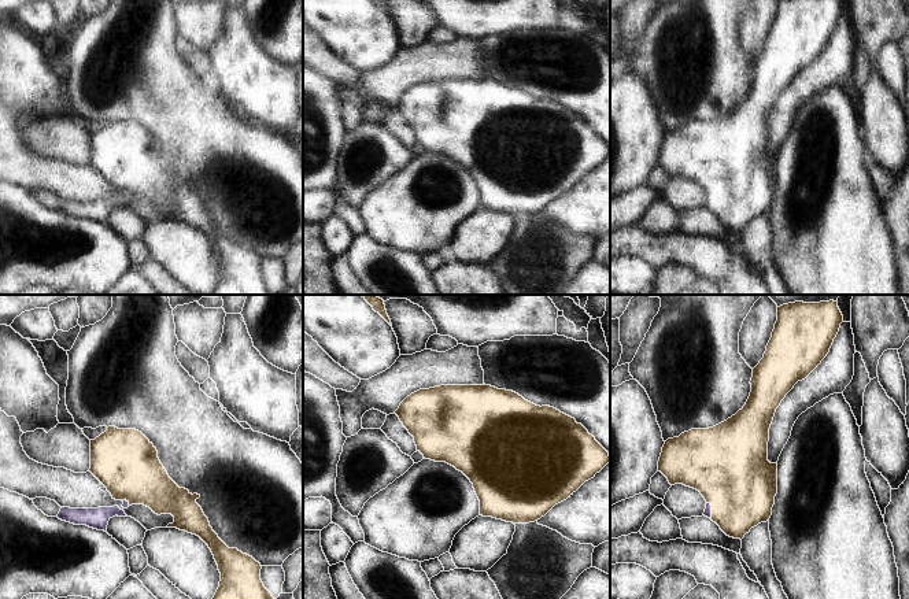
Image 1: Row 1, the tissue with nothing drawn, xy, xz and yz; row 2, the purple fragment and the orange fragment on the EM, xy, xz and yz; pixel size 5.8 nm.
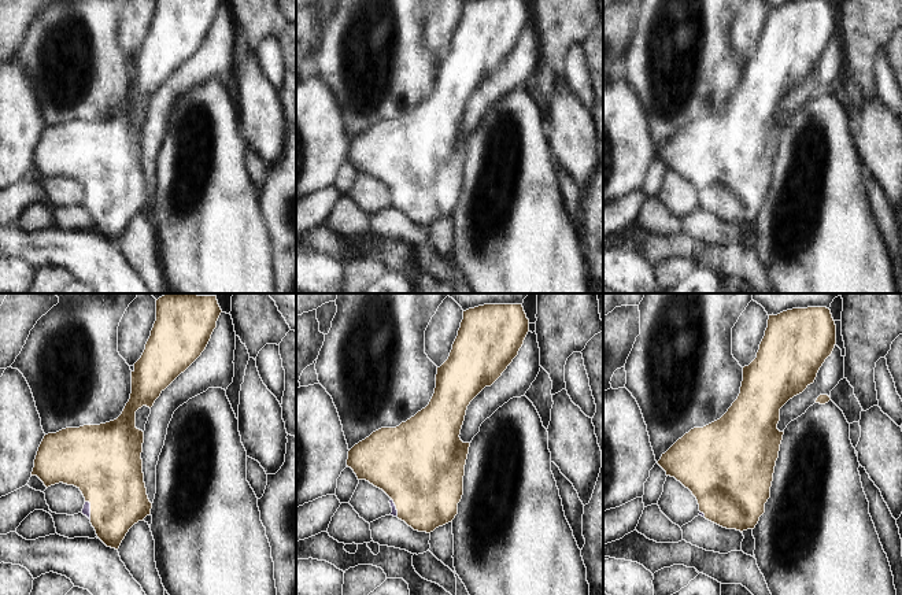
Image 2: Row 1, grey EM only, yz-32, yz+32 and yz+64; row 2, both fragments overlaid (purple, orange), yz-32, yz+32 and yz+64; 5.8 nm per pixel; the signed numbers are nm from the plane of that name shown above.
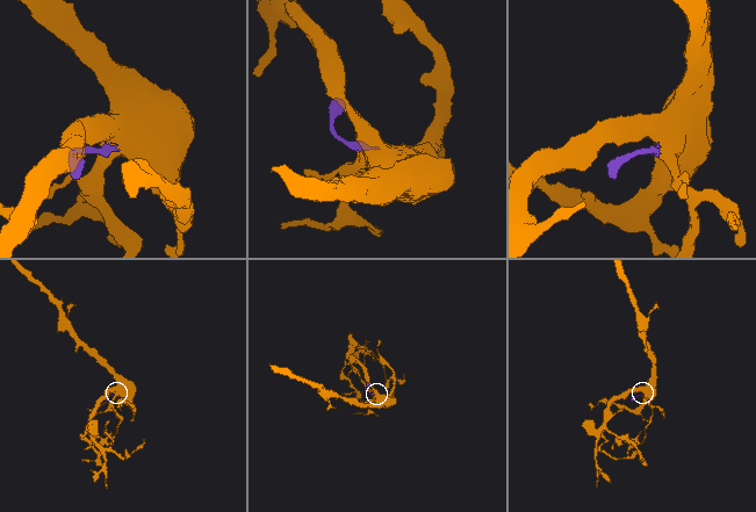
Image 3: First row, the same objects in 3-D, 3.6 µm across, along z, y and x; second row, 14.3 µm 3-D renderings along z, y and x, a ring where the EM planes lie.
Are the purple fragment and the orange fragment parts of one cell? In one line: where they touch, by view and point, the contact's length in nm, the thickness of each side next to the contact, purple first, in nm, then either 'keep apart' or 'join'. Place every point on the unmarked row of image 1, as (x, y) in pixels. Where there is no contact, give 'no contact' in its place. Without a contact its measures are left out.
yz (710, 203) | 110 nm | 50/440 nm | join

